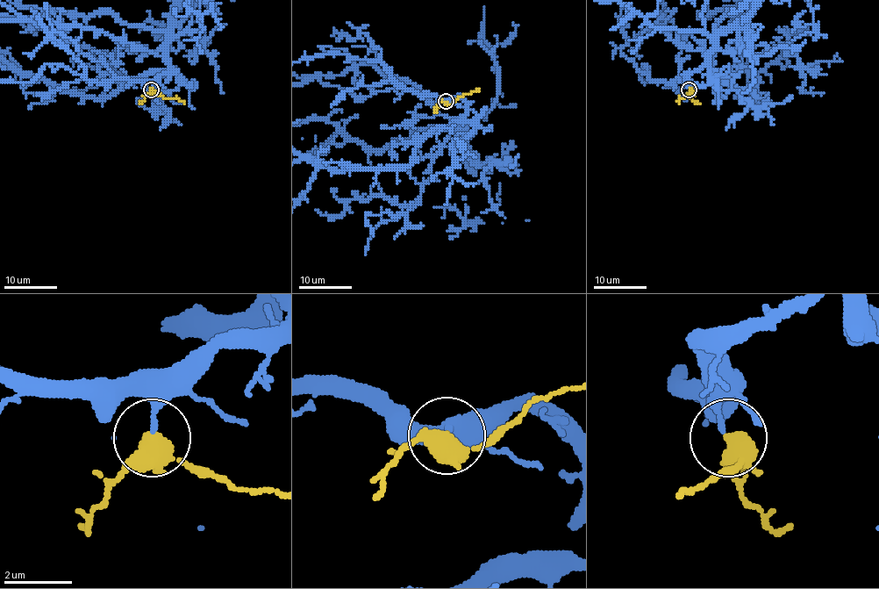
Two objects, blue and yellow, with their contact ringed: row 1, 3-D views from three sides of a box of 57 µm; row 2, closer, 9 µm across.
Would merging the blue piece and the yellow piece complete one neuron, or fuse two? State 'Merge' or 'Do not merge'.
Merge

